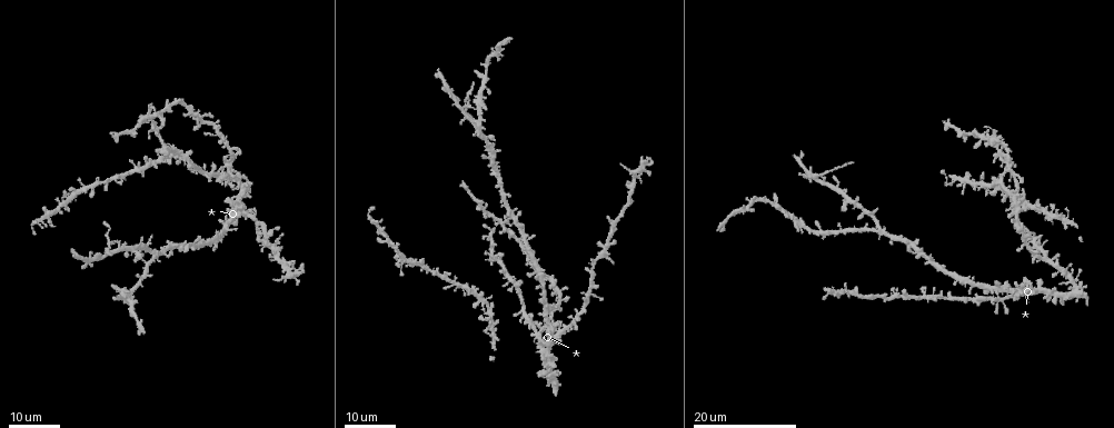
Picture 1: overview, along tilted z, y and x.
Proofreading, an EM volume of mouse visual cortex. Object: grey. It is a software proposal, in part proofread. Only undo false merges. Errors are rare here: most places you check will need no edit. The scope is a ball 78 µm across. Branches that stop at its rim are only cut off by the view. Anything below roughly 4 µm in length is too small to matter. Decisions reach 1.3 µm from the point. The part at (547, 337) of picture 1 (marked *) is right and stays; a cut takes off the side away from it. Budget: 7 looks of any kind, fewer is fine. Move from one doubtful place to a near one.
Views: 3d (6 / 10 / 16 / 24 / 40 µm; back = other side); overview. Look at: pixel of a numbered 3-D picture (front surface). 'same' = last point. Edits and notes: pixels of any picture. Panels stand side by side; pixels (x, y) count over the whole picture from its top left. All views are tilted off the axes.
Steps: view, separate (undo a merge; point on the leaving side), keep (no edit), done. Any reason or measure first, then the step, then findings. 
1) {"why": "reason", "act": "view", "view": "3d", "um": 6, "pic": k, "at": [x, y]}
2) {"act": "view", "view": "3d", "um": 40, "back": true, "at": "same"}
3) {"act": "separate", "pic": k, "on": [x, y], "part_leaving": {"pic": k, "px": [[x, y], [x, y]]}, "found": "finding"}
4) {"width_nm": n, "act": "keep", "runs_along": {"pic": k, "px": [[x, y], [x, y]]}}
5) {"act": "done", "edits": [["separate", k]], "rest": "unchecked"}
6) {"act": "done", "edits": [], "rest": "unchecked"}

{"why": "side arm on a straight run", "act": "view", "view": "3d", "um": 24, "pic": 1, "at": [539, 335]}

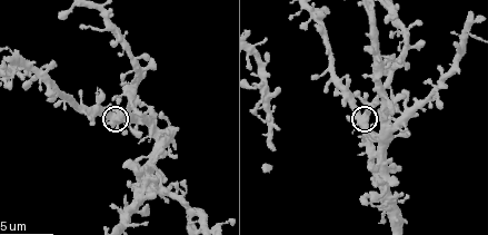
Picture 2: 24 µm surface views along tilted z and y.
{"act": "view", "view": "3d", "um": 10, "pic": 2, "at": [366, 118]}

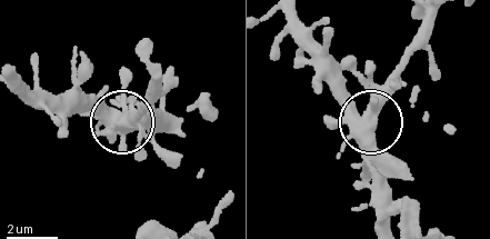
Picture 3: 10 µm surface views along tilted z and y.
{"act": "view", "view": "3d", "um": 10, "back": true, "pic": 3, "at": [372, 117]}

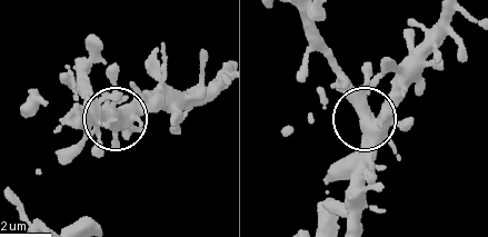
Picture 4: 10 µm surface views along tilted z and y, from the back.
{"side_arm_um": 22, "arms": 3, "act": "keep", "found": "one neuron here"}

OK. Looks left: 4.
{"why": "four arms meet", "act": "view", "view": "3d", "um": 10, "pic": 2, "at": [29, 69]}

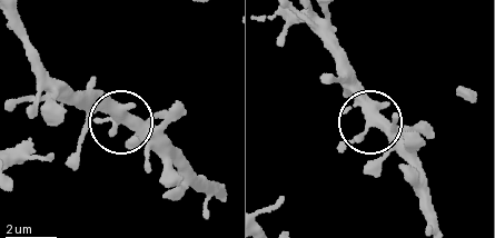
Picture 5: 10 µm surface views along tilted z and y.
{"width_nm": 330, "act": "keep", "found": "one neuron here"}

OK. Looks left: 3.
{"act": "view", "view": "3d", "um": 16, "pic": 1, "at": [462, 107]}

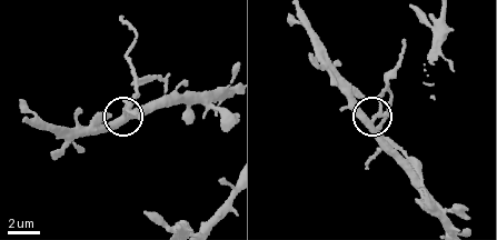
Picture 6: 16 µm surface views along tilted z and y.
{"act": "view", "view": "3d", "um": 10, "pic": 6, "at": [373, 121]}

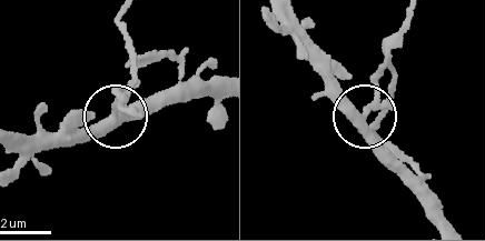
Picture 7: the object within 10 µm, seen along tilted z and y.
{"width_nm": 310, "act": "separate", "pic": 7, "on": [136, 76], "found": "two neurons meet here"}

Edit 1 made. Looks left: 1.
{"act": "done", "edits": [["separate", 7]], "rest": "unchecked"}

